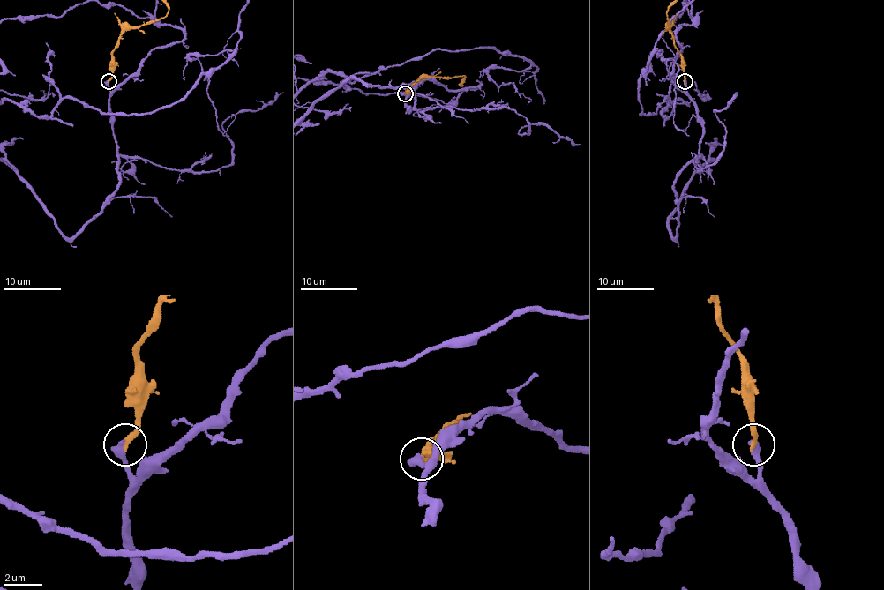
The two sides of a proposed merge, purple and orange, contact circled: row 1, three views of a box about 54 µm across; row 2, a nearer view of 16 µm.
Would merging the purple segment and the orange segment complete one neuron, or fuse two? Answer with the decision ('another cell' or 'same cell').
same cell

